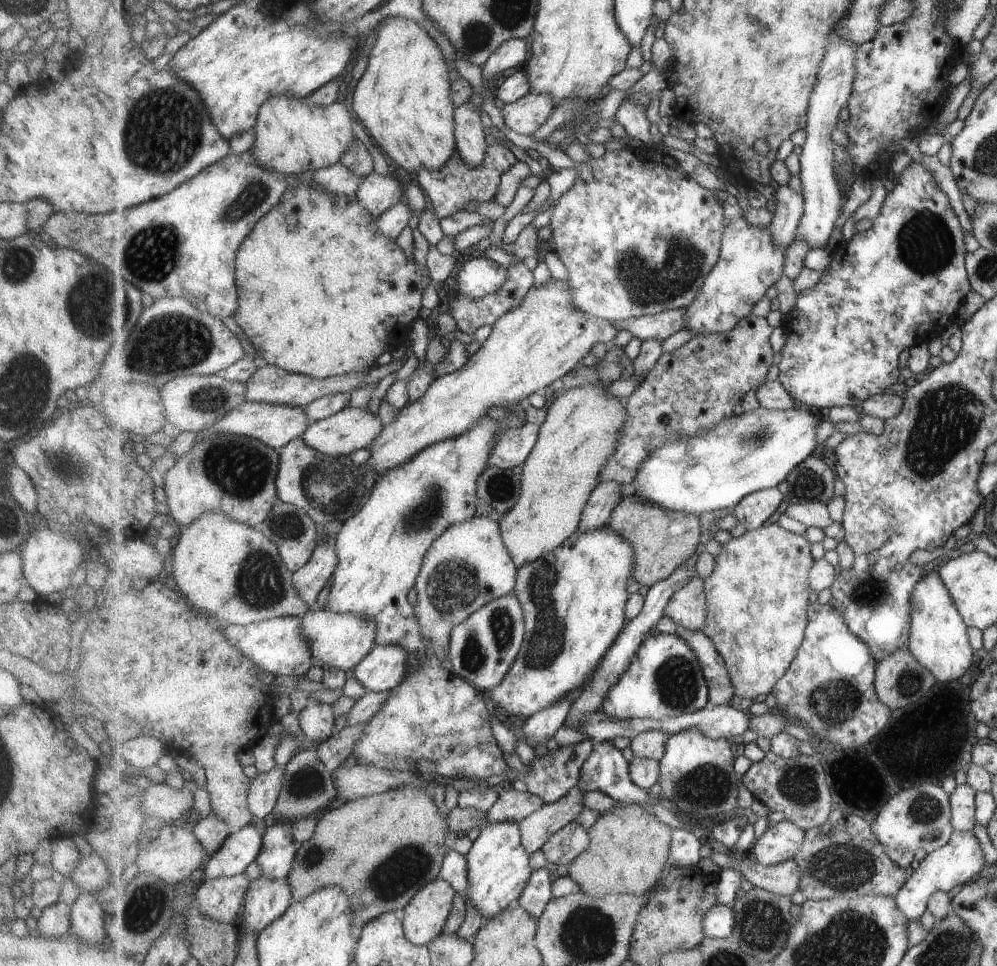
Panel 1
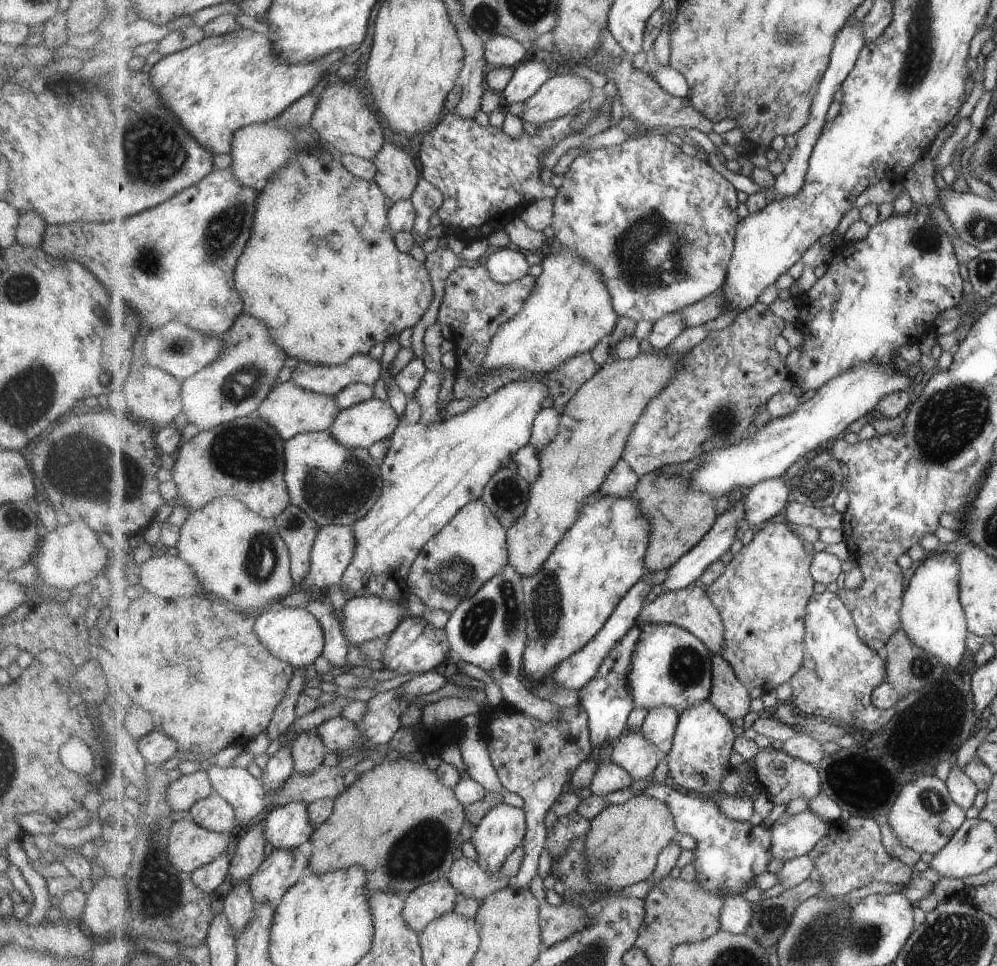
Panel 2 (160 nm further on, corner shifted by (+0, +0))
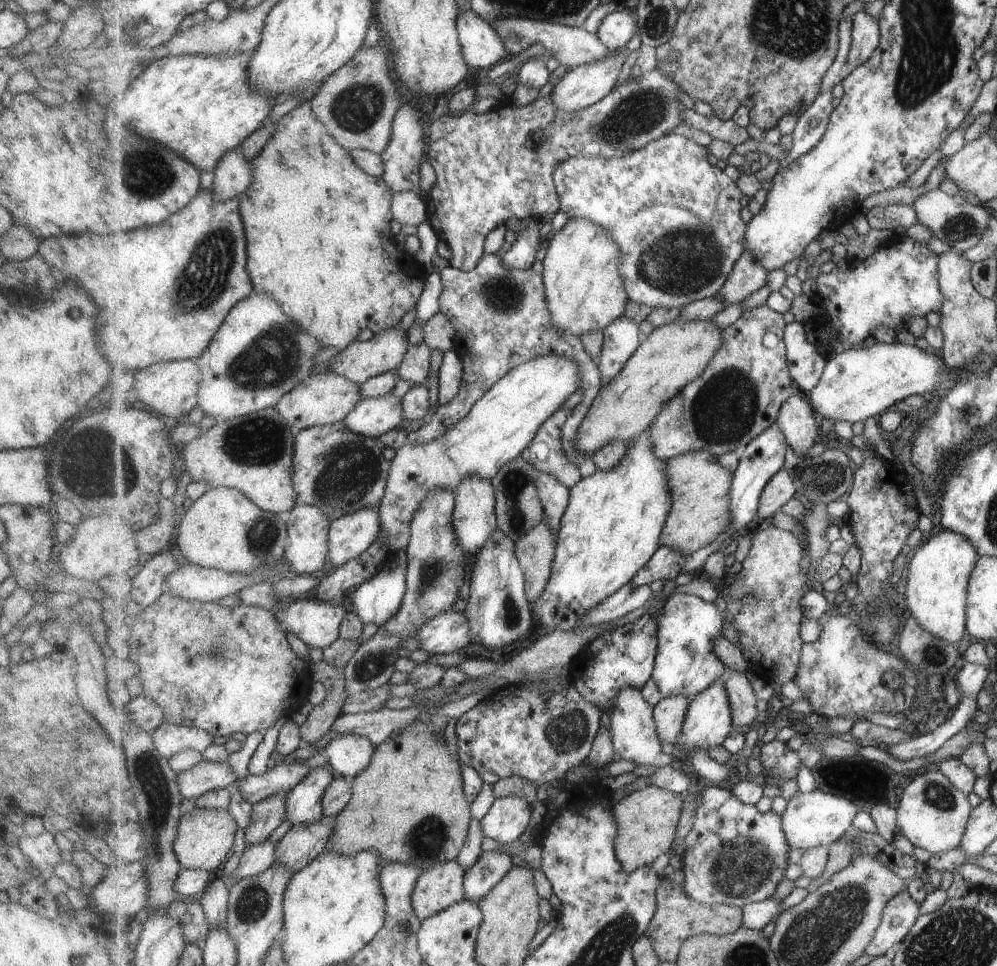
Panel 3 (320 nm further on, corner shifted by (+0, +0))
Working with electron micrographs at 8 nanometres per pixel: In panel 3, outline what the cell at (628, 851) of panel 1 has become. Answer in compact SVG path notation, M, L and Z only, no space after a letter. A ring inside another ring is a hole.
M650 784L624 796L614 807L620 826L615 843L616 853L628 873L640 866L653 864L661 854L672 850L682 818L684 794Z

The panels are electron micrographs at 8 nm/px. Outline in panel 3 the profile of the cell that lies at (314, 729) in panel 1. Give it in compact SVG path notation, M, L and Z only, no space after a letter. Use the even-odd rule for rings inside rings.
M339 735L328 744L325 757L341 777L353 779L370 765L375 749L367 737Z

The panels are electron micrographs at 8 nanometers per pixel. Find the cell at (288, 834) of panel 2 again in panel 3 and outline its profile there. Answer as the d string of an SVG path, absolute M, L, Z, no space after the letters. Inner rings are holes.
M329 762L315 767L293 787L287 797L286 817L293 825L314 823L323 818L323 795L335 778L333 770Z

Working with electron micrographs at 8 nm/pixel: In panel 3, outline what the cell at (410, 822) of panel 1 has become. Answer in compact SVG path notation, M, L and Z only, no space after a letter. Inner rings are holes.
M419 718L404 729L399 730L397 734L389 737L383 744L377 745L370 765L353 778L353 798L346 809L335 818L333 826L334 831L330 840L330 850L343 853L344 855L356 855L358 852L375 849L382 858L382 864L387 861L401 861L404 863L413 863L419 865L424 872L430 868L435 868L438 864L455 861L462 852L462 848L466 845L471 818L471 806L466 797L464 780L462 775L462 764L458 759L458 753L453 754L449 750L449 744L443 735L433 732L432 726L426 721Z

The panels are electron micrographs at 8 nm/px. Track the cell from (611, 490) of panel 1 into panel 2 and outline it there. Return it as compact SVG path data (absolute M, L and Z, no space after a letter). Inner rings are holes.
M621 458L615 467L609 470L600 491L605 498L629 498L634 494L639 482L640 478L631 468L631 464L625 458Z

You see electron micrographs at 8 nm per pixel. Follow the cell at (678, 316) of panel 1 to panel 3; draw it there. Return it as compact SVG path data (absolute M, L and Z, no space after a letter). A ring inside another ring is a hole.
M744 251L735 263L726 284L719 291L726 300L726 306L741 302L767 282L768 270L754 257L751 251Z

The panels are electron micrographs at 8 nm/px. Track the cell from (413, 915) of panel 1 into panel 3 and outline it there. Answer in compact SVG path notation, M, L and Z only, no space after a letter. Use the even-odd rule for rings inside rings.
M456 860L438 864L435 868L430 868L422 874L412 894L412 904L422 922L459 904L466 898L466 876L463 865Z

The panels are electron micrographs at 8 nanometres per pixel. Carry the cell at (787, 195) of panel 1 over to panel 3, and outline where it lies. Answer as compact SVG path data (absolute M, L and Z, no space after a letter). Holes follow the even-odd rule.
M830 90L819 95L809 108L801 114L792 132L793 148L780 168L794 163L800 156L807 154L817 146L827 132L833 110L833 92Z

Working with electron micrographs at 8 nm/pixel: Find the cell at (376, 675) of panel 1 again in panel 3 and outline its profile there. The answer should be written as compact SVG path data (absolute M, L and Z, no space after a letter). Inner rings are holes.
M447 611L428 620L414 637L431 655L462 652L472 644L472 626L465 611Z

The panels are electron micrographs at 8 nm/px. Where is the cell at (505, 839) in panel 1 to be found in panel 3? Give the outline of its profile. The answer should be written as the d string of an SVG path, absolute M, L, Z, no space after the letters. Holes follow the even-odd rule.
M522 796L496 799L482 818L483 834L501 845L519 841L531 826L531 804Z

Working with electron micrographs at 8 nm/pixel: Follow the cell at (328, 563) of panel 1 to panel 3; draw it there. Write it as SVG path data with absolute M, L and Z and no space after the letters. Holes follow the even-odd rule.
M366 506L333 520L330 528L329 566L336 570L361 556L382 532L379 506Z

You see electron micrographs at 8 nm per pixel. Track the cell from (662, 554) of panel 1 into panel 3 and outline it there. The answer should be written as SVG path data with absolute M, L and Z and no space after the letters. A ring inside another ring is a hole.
M699 449L672 458L668 462L668 475L674 506L666 520L662 545L679 547L686 555L693 554L718 541L730 529L734 472L725 468L710 450Z

